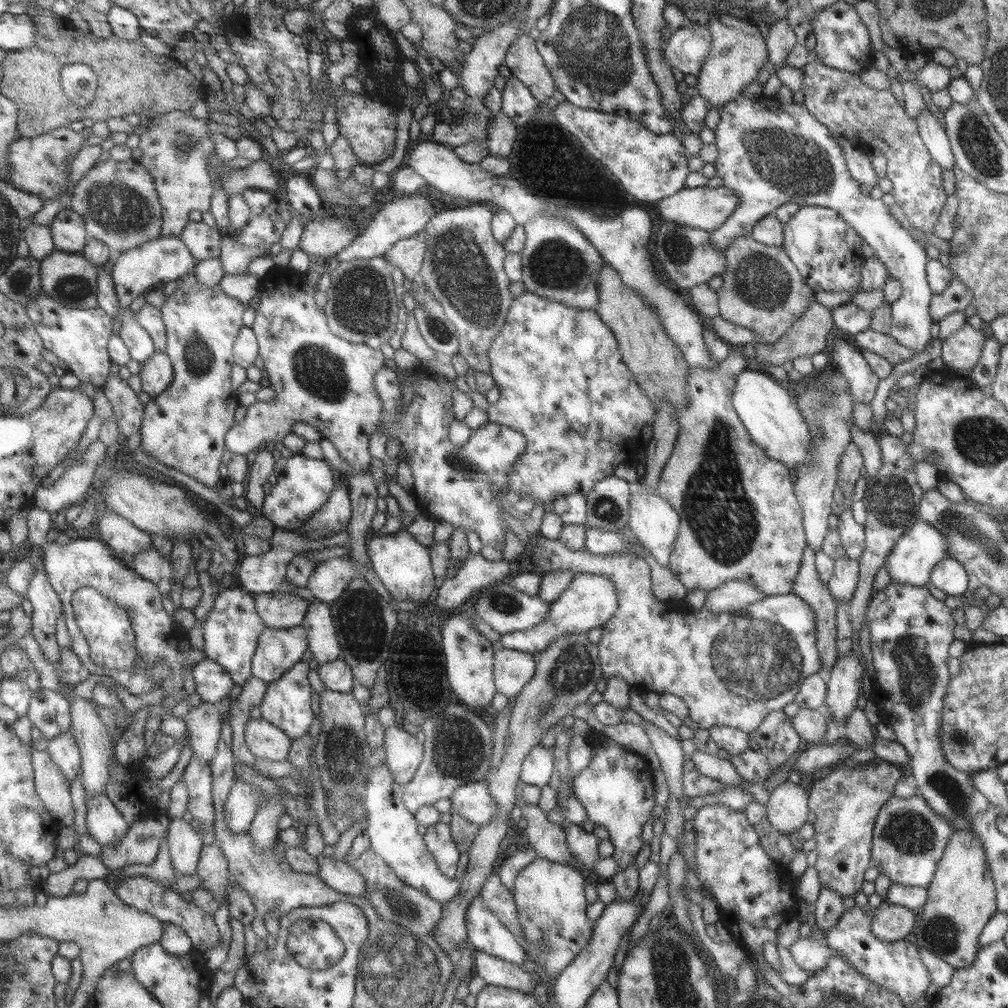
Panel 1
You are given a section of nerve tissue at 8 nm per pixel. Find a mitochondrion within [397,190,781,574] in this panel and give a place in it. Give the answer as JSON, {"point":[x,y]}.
{"point":[722,520]}

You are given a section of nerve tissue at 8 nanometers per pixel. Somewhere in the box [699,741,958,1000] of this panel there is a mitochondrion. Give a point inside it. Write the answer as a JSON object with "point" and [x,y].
{"point":[907,832]}

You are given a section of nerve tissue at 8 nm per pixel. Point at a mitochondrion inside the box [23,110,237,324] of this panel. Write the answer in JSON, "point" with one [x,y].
{"point":[117,206]}

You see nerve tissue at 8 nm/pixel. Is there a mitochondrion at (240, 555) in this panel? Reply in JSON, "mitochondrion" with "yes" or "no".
{"mitochondrion":"no"}

